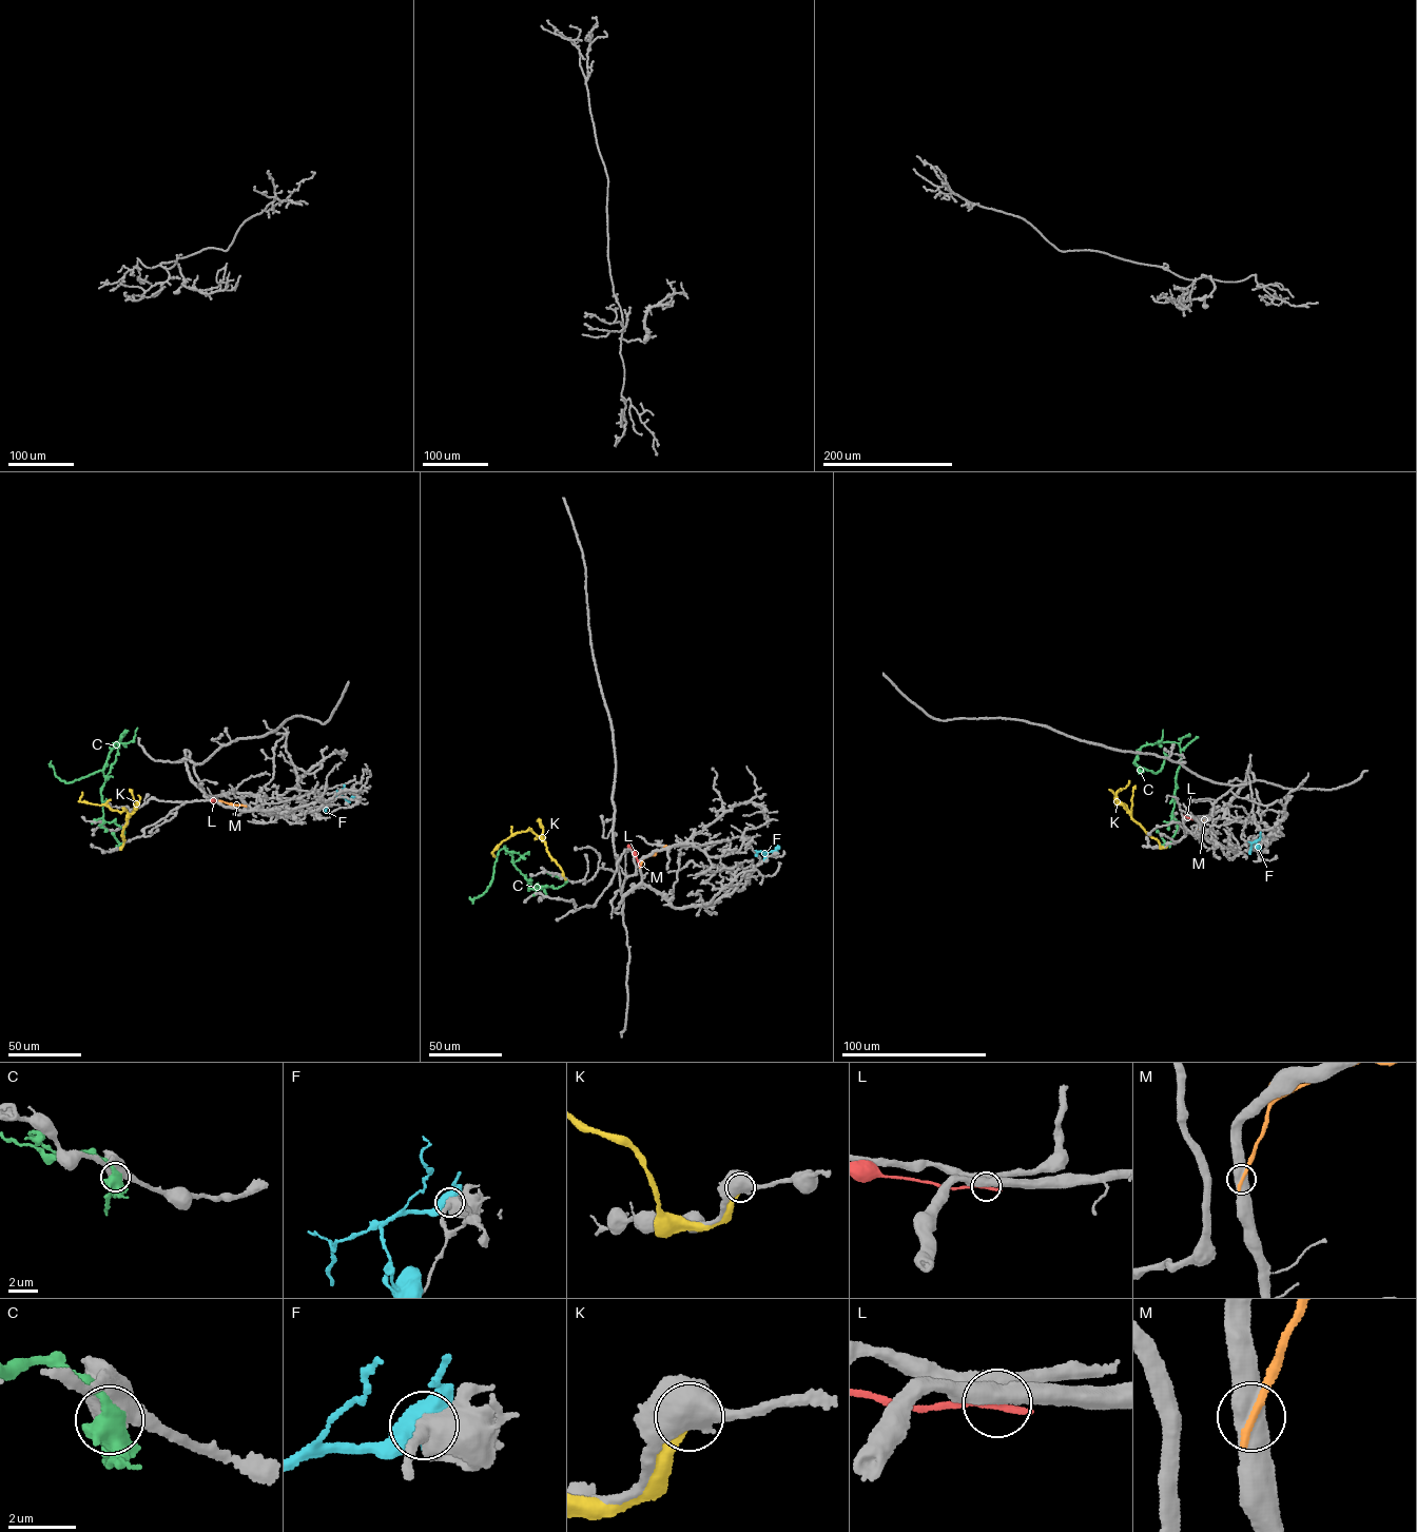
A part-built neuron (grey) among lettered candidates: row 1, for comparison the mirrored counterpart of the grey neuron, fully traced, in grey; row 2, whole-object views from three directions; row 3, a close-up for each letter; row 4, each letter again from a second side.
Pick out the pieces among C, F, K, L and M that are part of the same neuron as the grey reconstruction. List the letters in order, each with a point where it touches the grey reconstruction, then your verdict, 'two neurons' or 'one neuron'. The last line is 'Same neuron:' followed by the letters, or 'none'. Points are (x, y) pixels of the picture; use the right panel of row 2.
C: (1168, 844) | two neurons
F: (1262, 838) | two neurons
K: (1168, 844) | two neurons
L: (1205, 819) | two neurons
M: (1206, 819) | two neurons
Same neuron: none

